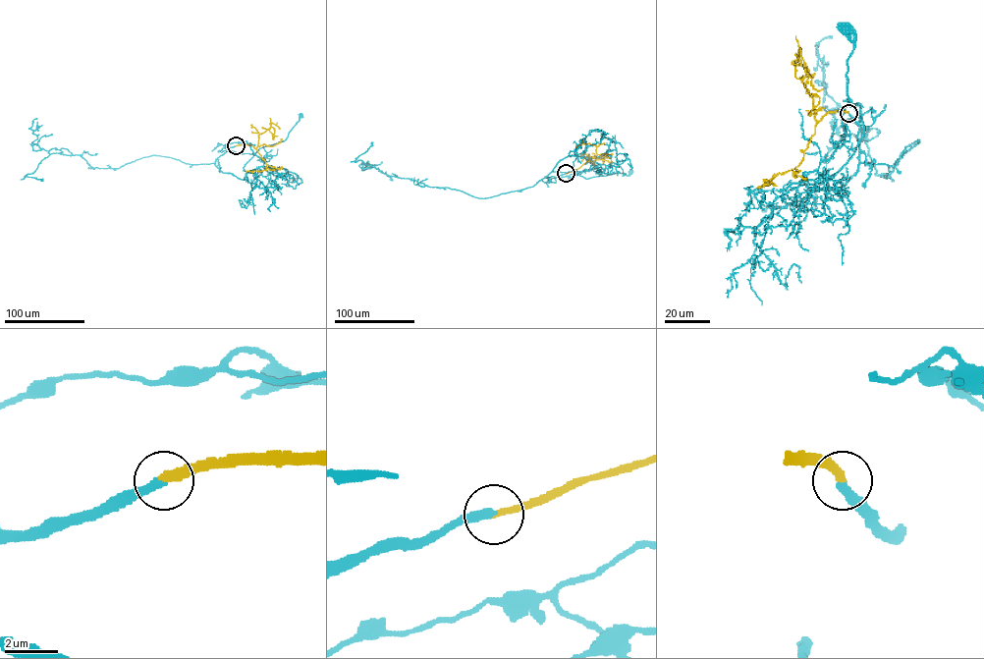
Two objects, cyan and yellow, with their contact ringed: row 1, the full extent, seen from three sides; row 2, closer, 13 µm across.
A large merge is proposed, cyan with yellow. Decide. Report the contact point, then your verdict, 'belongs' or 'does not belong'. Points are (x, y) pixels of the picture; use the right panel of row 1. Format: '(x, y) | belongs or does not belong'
(848, 113) | belongs

